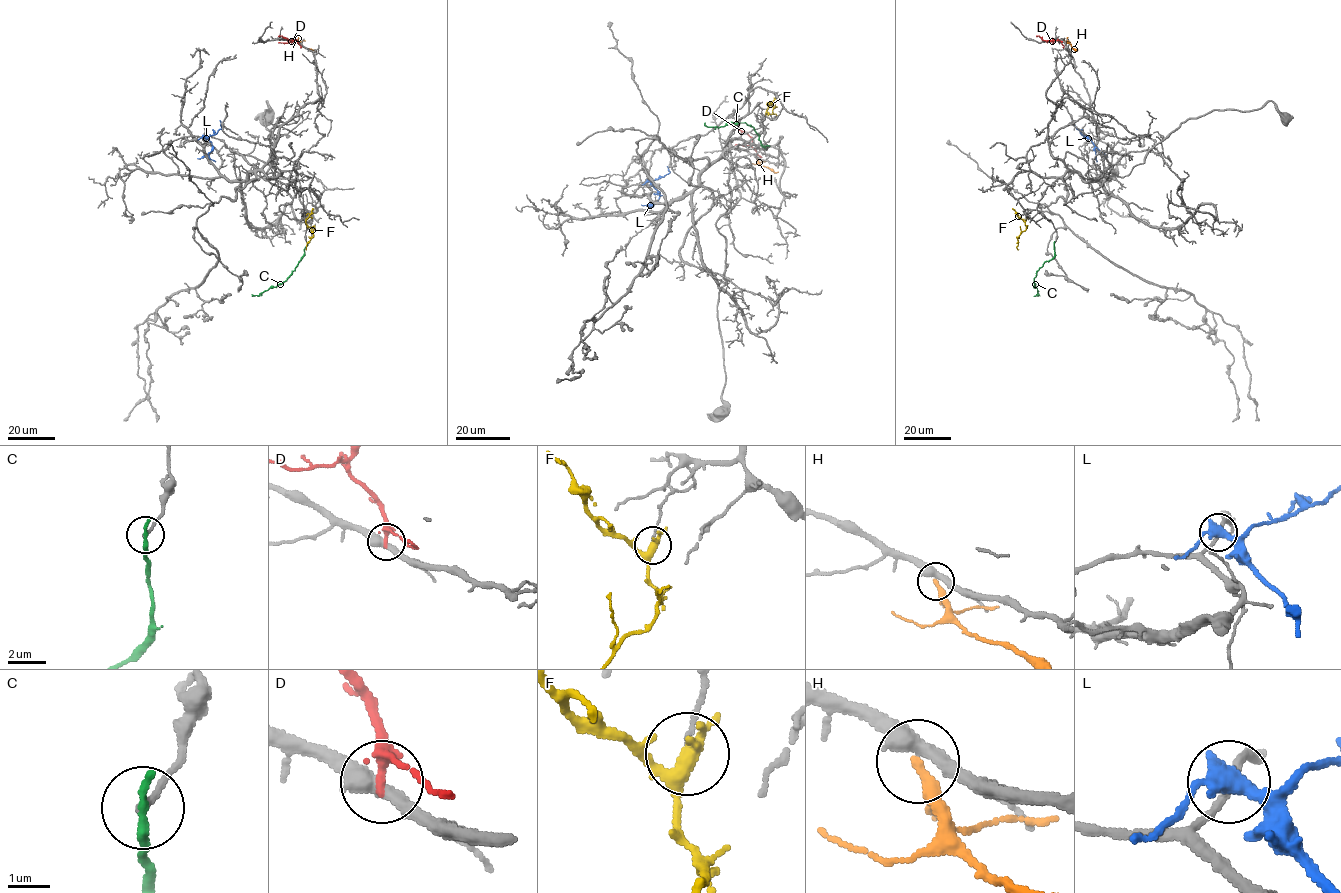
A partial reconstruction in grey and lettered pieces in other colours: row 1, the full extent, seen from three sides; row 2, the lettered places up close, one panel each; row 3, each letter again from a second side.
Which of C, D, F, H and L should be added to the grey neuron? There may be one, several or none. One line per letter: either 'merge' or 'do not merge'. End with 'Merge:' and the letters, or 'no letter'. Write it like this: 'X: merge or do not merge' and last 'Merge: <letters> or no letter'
C: do not merge
D: do not merge
F: do not merge
H: do not merge
L: do not merge
Merge: no letter

